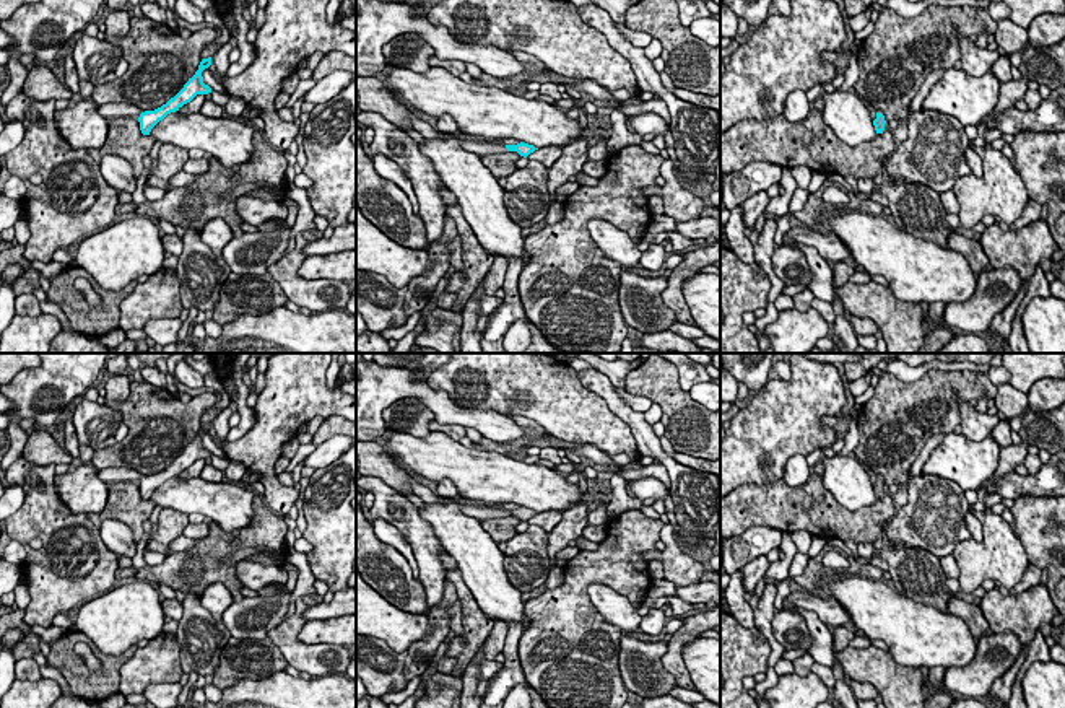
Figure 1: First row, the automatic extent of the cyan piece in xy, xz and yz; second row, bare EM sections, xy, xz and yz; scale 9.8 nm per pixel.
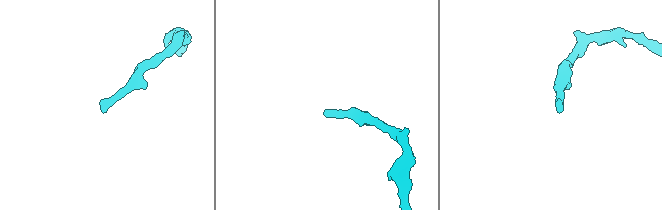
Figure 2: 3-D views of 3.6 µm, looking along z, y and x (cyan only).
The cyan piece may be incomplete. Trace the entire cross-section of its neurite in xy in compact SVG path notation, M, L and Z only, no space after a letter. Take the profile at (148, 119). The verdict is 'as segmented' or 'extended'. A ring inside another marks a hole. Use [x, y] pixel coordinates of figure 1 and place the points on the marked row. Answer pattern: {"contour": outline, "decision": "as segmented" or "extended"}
{"contour": "M211 57L203 59L198 70L184 88L171 98L166 104L154 111L143 111L127 103L106 103L98 106L98 112L111 122L119 117L137 117L143 135L150 135L151 129L163 120L167 114L179 111L184 104L190 103L197 94L208 94L211 88L203 83L202 72L211 65Z", "decision": "extended"}

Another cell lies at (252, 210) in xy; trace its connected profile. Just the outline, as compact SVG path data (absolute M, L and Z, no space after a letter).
M254 195L236 199L236 212L244 223L260 225L267 220L286 220L288 205L285 202L263 200Z

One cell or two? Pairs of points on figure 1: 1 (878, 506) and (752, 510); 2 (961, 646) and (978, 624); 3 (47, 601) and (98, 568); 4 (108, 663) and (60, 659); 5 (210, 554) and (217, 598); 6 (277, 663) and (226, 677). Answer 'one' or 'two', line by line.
1: one
2: two
3: one
4: one
5: two
6: one

